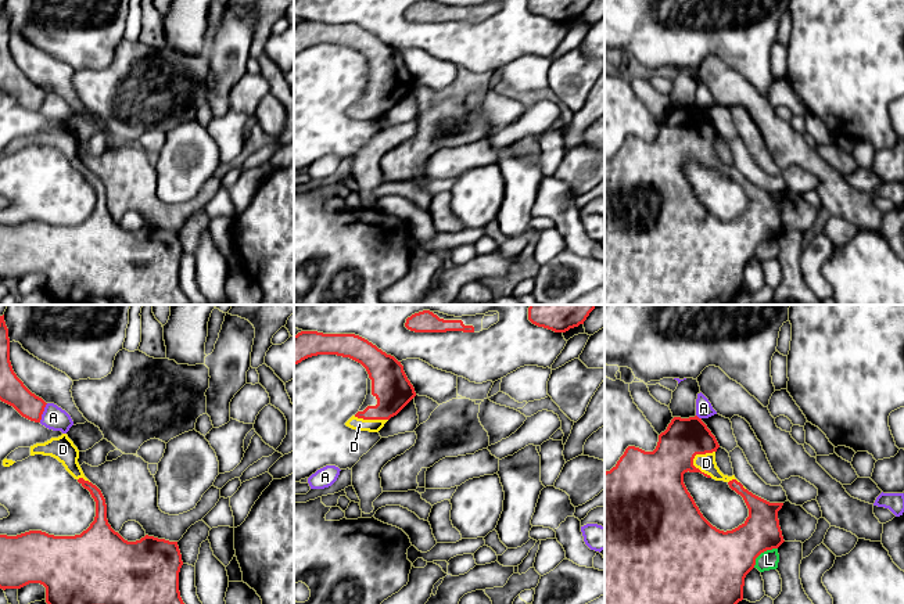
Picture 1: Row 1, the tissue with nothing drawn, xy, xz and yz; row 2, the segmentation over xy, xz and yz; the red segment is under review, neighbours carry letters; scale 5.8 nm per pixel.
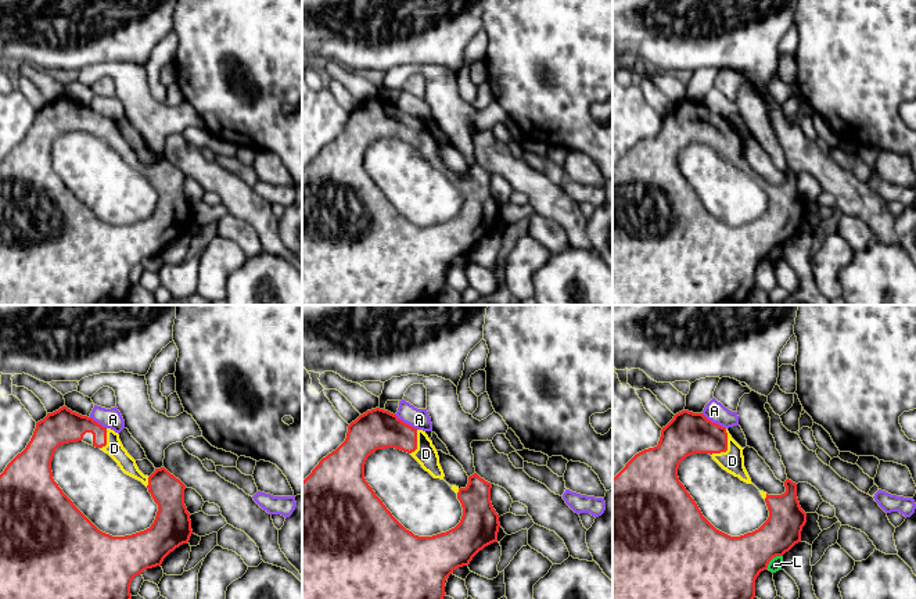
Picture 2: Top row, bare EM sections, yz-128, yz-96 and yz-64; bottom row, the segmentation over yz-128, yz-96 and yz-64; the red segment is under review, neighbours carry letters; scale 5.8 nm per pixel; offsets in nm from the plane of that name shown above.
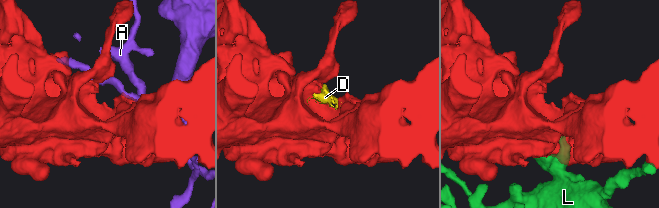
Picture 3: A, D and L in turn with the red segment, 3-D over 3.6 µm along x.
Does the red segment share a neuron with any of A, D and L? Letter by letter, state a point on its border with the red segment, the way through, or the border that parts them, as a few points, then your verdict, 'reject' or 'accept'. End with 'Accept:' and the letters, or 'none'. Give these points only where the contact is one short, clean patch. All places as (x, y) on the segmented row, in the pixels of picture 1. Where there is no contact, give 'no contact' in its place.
A: contact xy (42, 413); reject
D: contact yz (698, 468); accept
L: contact yz (761, 552); reject
Accept: D

